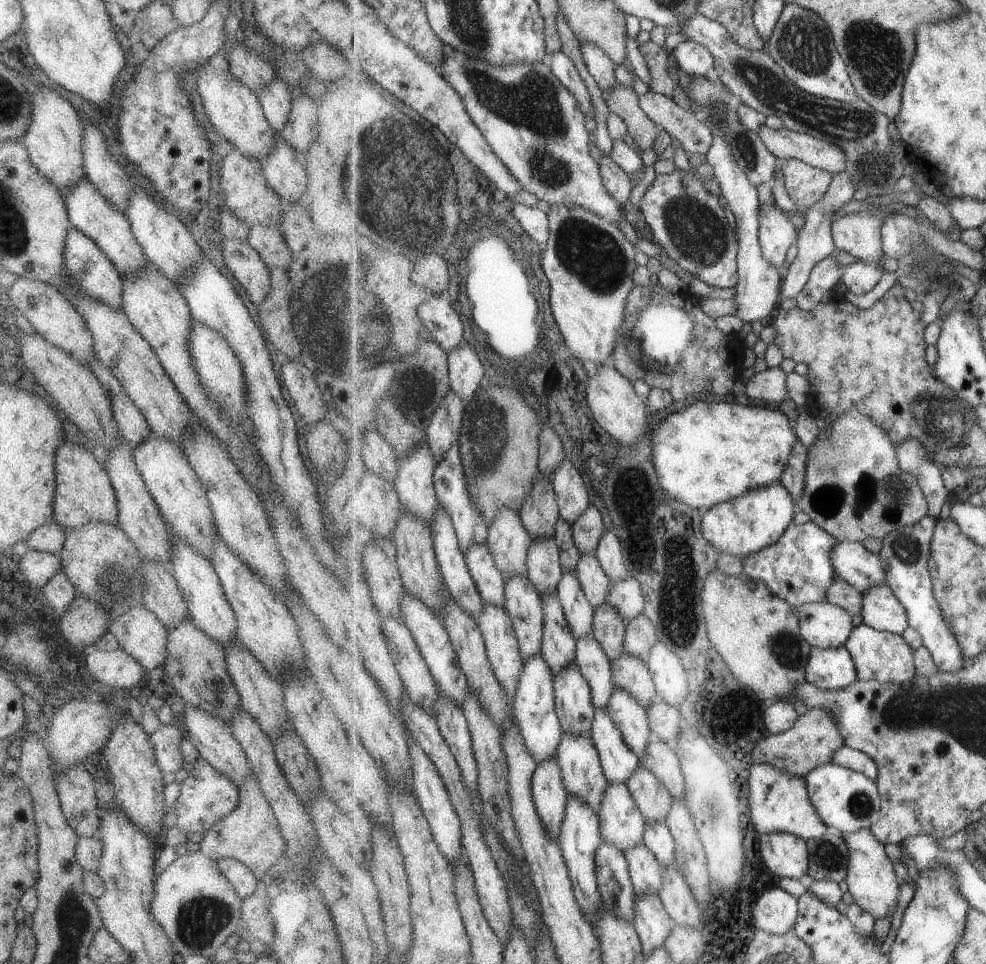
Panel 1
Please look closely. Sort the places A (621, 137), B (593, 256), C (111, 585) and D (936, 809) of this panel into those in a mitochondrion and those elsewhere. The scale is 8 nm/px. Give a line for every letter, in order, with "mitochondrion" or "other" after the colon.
A: other
B: mitochondrion
C: mitochondrion
D: other

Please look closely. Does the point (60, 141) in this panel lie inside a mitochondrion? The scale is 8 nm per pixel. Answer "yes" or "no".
no

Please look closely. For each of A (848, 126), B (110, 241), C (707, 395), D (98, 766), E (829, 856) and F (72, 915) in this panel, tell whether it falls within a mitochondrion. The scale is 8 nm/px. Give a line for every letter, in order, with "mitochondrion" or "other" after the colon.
A: mitochondrion
B: other
C: other
D: other
E: mitochondrion
F: mitochondrion

